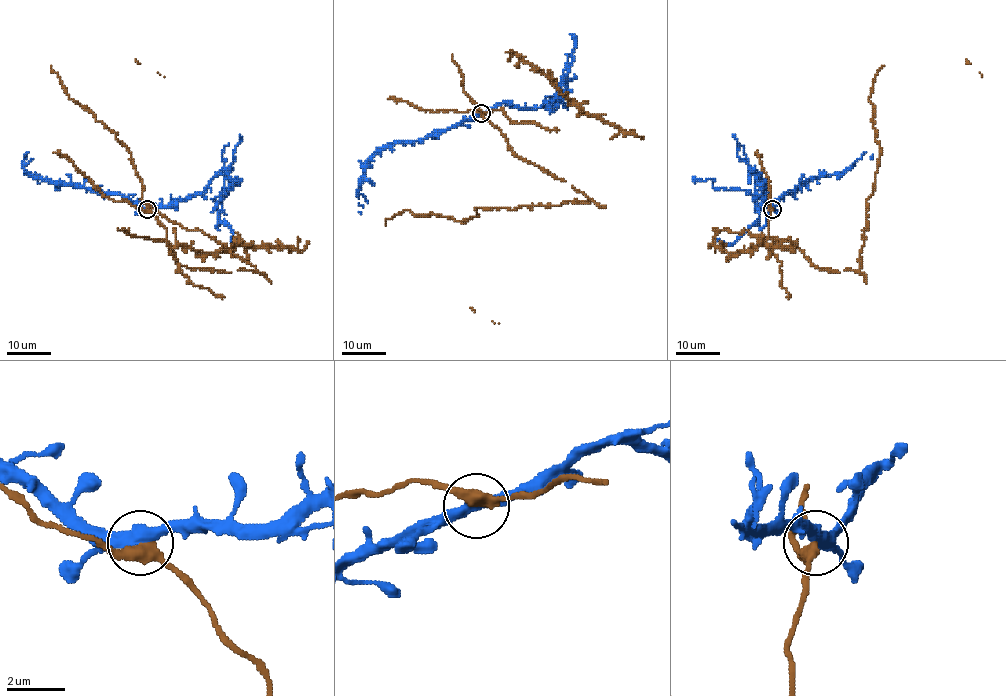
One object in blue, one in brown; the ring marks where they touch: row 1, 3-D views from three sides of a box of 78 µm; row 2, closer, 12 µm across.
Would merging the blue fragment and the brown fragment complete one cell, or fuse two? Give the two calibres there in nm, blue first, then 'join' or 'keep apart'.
400/360 nm | keep apart

